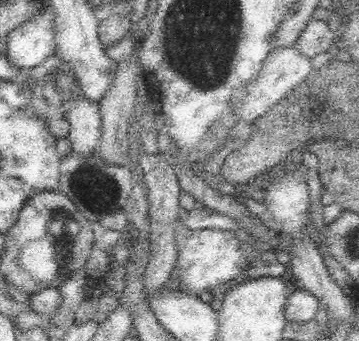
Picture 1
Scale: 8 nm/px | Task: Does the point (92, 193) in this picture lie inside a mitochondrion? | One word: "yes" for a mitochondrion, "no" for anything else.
yes

